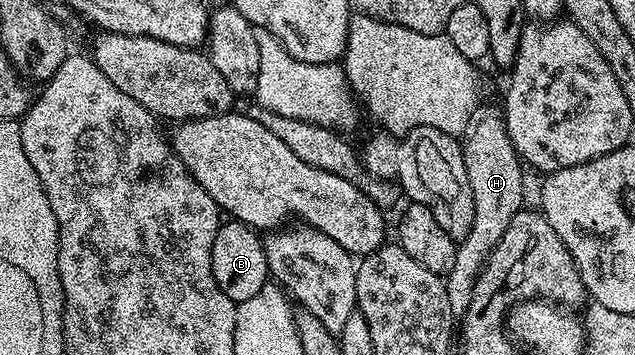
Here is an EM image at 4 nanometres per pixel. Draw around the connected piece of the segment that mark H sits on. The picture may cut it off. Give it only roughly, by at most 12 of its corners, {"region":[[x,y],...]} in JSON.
{"region":[[498,107],[461,147],[471,227],[445,274],[461,318],[488,254],[524,207],[524,165]]}

